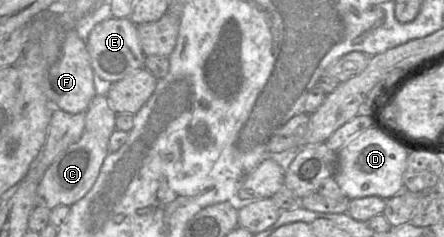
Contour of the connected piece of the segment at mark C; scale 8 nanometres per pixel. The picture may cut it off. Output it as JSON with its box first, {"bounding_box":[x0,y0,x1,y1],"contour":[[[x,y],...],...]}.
{"bounding_box":[37,94,117,209],"contour":[[[97,94],[85,112],[85,128],[79,141],[63,151],[40,179],[37,188],[37,206],[49,209],[57,206],[71,207],[89,192],[109,154],[109,139],[116,129],[116,117],[117,113],[107,96]]]}

